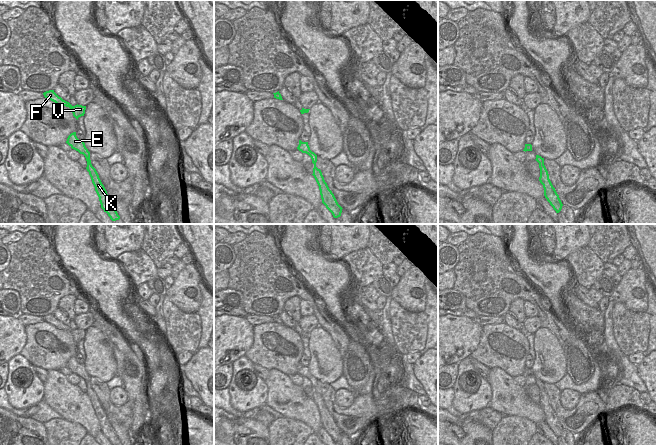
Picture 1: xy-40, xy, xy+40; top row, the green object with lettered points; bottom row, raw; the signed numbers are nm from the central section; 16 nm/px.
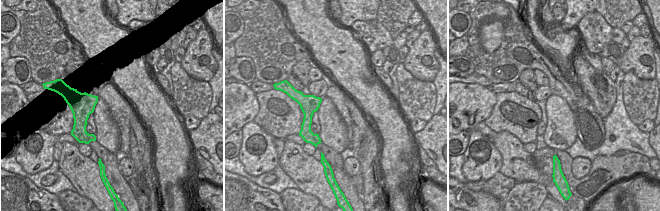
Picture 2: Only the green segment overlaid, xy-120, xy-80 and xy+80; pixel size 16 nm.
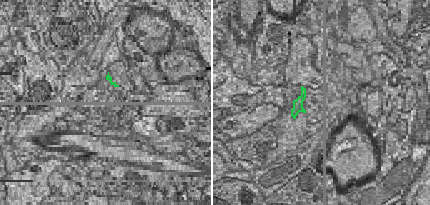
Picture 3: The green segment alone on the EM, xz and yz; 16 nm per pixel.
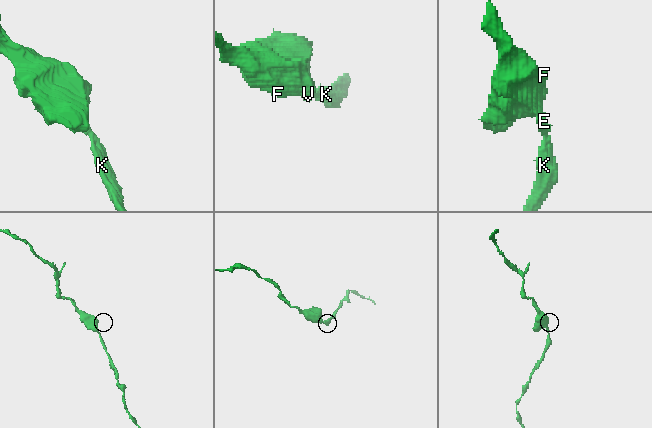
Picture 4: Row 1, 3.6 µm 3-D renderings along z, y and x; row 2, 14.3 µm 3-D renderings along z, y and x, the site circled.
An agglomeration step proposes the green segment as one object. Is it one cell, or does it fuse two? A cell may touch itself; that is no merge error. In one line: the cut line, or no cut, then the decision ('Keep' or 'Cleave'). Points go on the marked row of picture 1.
No split. Keep

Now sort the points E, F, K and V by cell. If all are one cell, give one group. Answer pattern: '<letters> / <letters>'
E F K V

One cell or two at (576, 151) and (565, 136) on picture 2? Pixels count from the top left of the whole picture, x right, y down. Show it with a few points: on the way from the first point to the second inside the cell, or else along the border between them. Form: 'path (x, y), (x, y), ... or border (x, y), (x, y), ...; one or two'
border (577, 137), (564, 150); two

